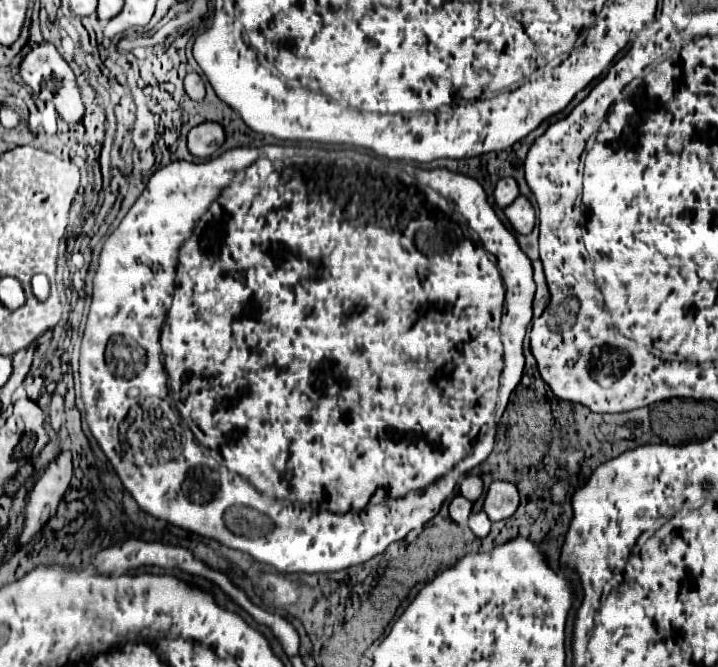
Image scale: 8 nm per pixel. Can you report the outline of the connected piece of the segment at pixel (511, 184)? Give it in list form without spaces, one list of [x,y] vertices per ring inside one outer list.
[[[506,177],[506,179],[500,179],[498,185],[496,185],[496,191],[494,191],[494,201],[500,209],[508,207],[516,197],[518,197],[518,185],[512,177]]]

